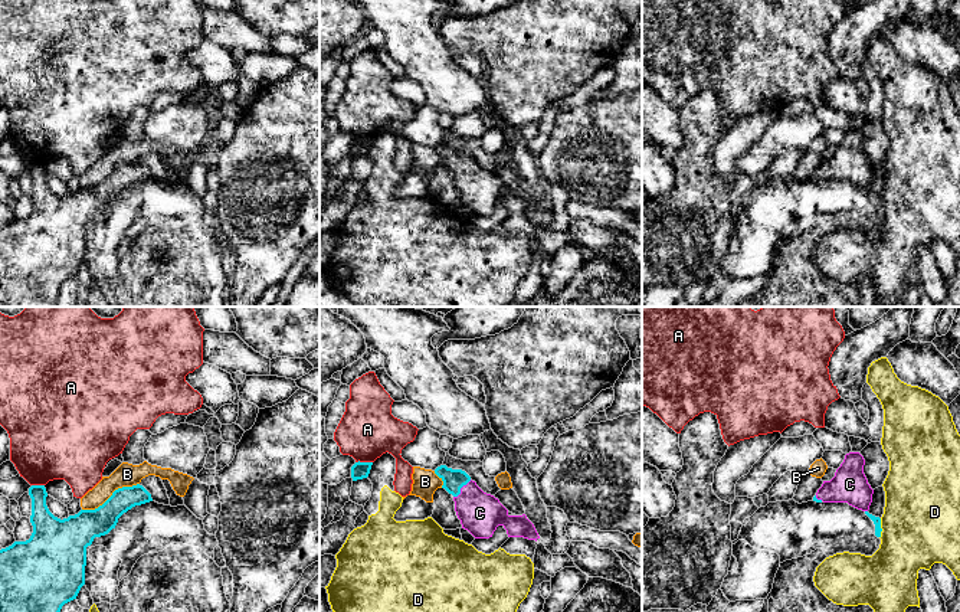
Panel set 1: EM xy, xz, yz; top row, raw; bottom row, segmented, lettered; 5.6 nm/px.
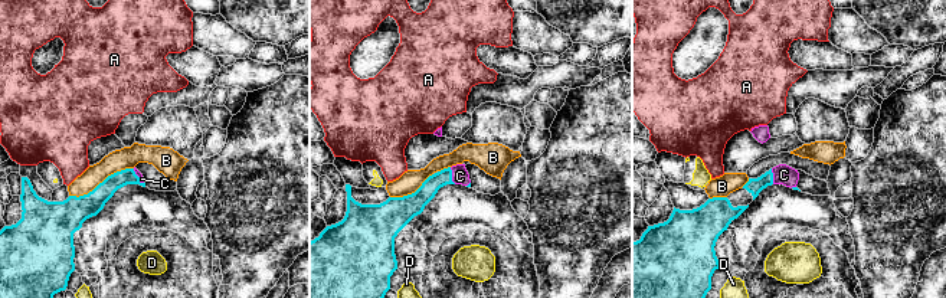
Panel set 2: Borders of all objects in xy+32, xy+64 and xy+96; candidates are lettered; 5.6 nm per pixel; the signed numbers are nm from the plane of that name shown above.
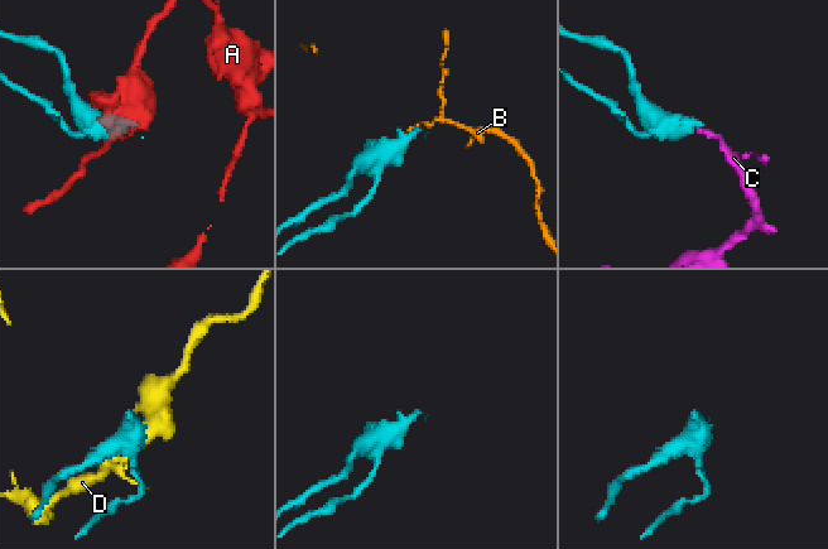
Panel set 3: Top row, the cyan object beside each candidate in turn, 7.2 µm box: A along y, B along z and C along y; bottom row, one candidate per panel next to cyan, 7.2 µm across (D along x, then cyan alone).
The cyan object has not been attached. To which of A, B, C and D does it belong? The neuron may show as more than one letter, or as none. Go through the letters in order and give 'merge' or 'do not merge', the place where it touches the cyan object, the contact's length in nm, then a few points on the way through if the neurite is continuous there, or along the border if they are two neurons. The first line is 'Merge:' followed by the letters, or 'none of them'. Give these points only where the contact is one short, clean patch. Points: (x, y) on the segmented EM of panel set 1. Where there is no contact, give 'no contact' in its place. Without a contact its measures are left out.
Merge: C
A: do not merge; meets cyan in xz at (363, 462); contact 100 nm long
B: do not merge; meets cyan in xy at (111, 496); contact 360 nm long
C: merge; meets cyan in xz at (461, 487); contact 140 nm long; runs through xz (454, 480), (461, 487), (480, 513)
D: do not merge; meets cyan in yz at (881, 529); contact 110 nm long; border along yz (881, 519), (880, 537)

